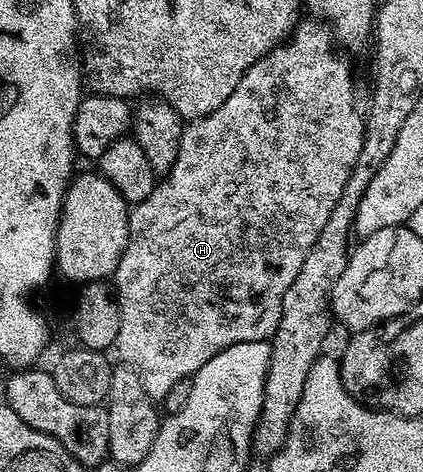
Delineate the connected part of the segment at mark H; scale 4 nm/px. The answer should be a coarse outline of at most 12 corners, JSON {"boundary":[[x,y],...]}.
{"boundary":[[303,18],[133,204],[116,352],[161,401],[269,340],[364,145]]}

